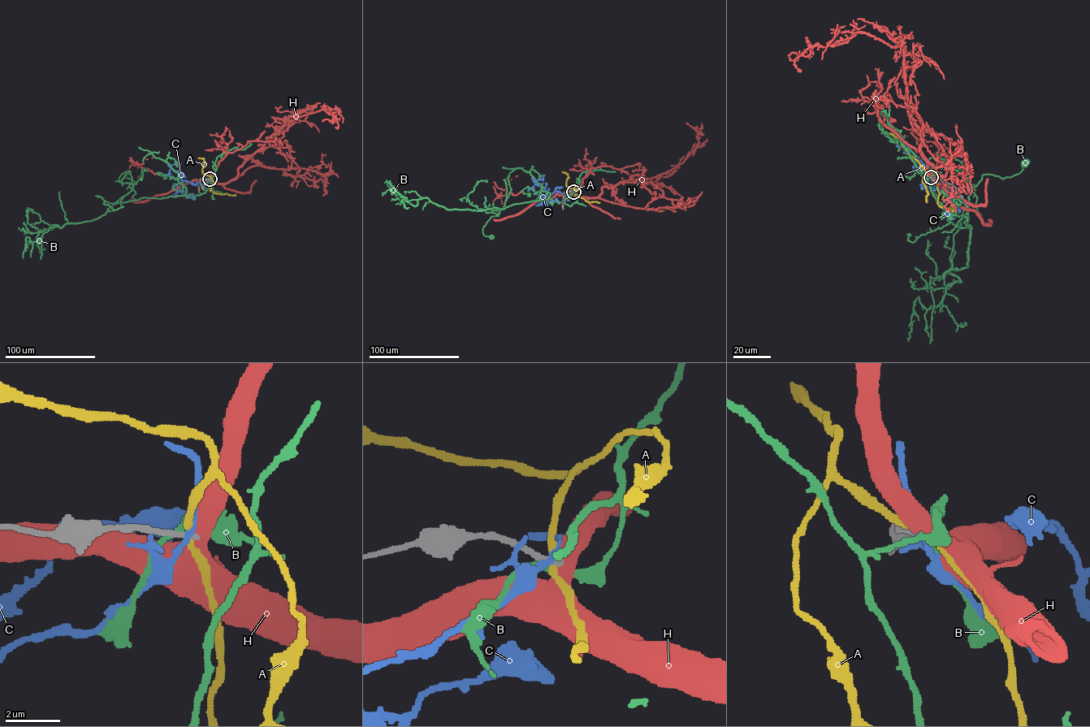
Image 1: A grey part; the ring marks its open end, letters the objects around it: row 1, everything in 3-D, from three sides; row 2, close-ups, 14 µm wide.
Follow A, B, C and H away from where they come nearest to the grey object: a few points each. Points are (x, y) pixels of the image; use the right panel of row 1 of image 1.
A: (931, 177), (940, 193), (937, 203), (944, 208), (953, 207), (952, 210), (954, 210)
B: (932, 177), (932, 195), (955, 213), (945, 213), (970, 228), (971, 187), (984, 175), (1018, 174), (1025, 162)
C: (931, 177), (940, 187), (936, 189), (930, 189), (928, 184), (935, 180), (908, 146), (896, 146)
H: (932, 177), (943, 186), (921, 153), (921, 131), (906, 99), (900, 46), (855, 32), (847, 41), (788, 57)

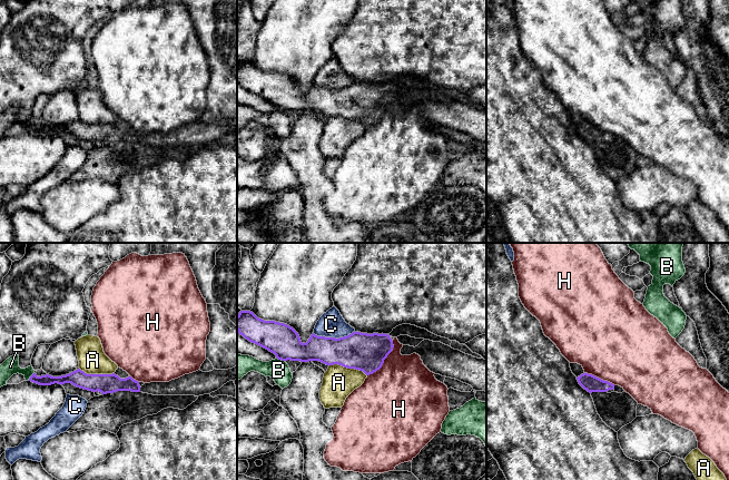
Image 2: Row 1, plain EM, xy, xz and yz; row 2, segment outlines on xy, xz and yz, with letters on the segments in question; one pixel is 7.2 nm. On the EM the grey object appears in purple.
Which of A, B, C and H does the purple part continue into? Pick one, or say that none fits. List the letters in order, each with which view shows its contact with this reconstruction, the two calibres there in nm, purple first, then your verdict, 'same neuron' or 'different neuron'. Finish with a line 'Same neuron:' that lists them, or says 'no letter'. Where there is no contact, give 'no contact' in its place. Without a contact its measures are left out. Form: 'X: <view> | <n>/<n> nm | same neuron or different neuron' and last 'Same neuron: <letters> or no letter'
A: xz | 280/240 nm | different neuron
B: xy | 80/120 nm | different neuron
C: xz | 280/190 nm | different neuron
H: xz | 280/440 nm | different neuron
Same neuron: no letter

